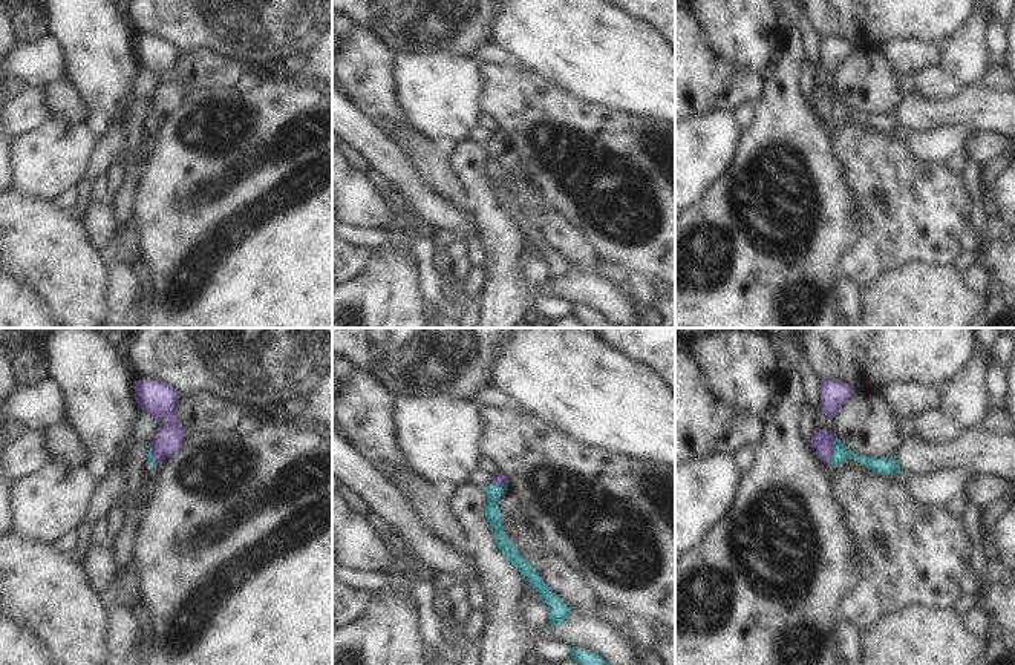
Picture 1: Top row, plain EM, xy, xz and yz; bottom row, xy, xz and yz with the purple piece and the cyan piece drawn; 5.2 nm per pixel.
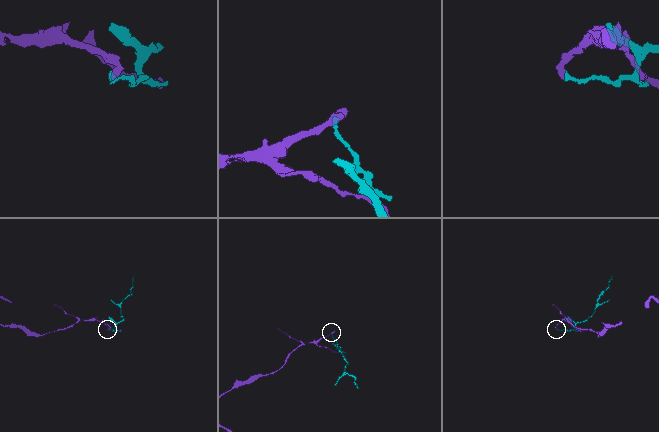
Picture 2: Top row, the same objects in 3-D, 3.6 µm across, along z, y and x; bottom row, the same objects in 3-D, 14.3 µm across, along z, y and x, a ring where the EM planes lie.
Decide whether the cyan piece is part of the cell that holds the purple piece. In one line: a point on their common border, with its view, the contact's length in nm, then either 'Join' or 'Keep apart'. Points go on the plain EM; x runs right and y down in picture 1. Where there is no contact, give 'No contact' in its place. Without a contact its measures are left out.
Touches purple at yz (832, 108). Shared border 150 nm. Keep apart

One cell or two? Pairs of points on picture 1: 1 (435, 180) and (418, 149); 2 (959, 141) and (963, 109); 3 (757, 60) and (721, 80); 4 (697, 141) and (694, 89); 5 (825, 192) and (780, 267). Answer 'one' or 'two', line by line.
1: one
2: two
3: two
4: two
5: one

